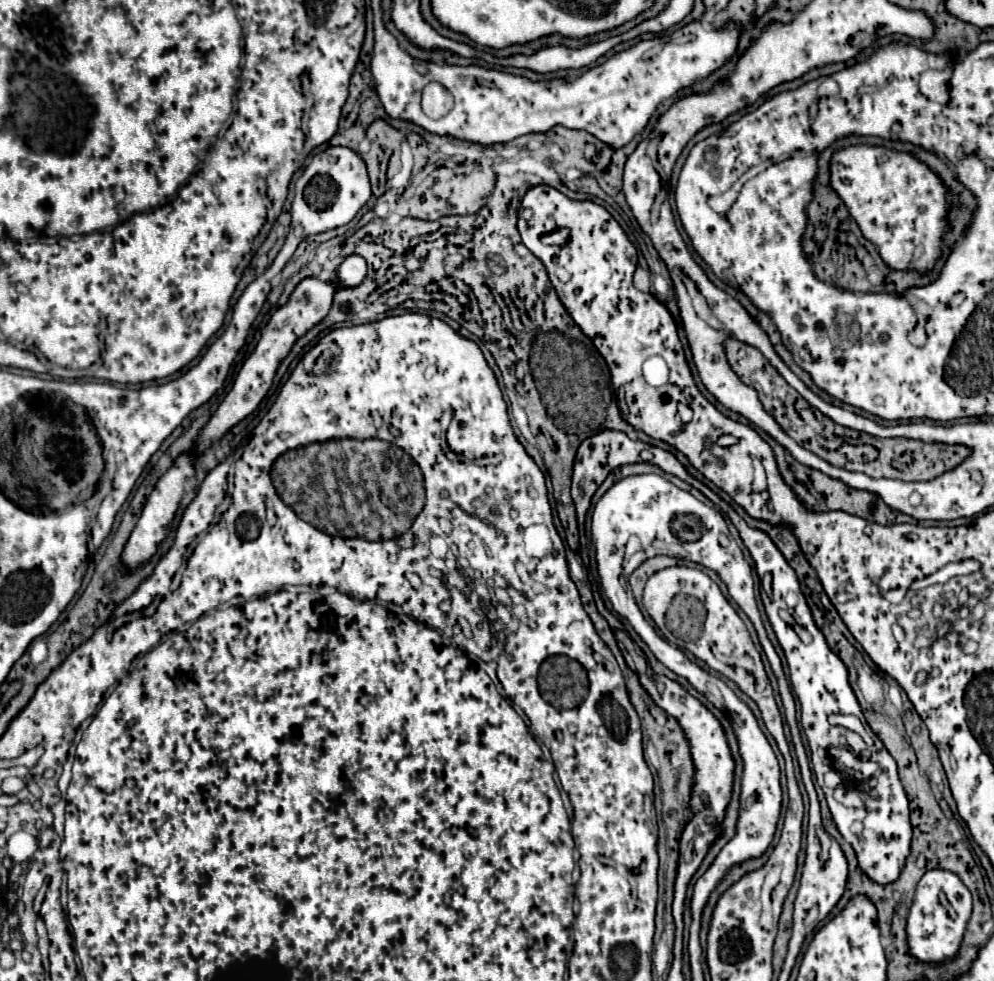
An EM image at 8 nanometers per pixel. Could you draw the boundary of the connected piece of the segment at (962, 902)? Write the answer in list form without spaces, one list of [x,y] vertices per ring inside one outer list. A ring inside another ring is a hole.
[[[943,869],[927,871],[917,884],[915,899],[907,917],[907,945],[909,955],[927,965],[943,965],[957,957],[963,941],[963,933],[972,913],[972,895],[963,885],[963,881]],[[941,897],[945,897],[947,905],[941,905]]]

